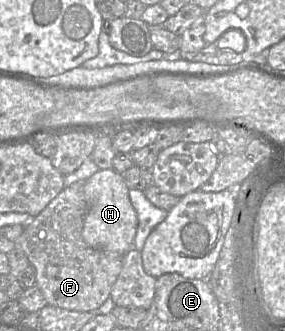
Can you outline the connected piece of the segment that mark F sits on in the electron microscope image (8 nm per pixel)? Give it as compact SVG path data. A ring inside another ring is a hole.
M86 180L65 187L27 225L18 245L36 270L36 286L41 290L47 305L59 308L93 312L109 297L122 269L123 257L90 247L82 238L87 202L84 194Z

